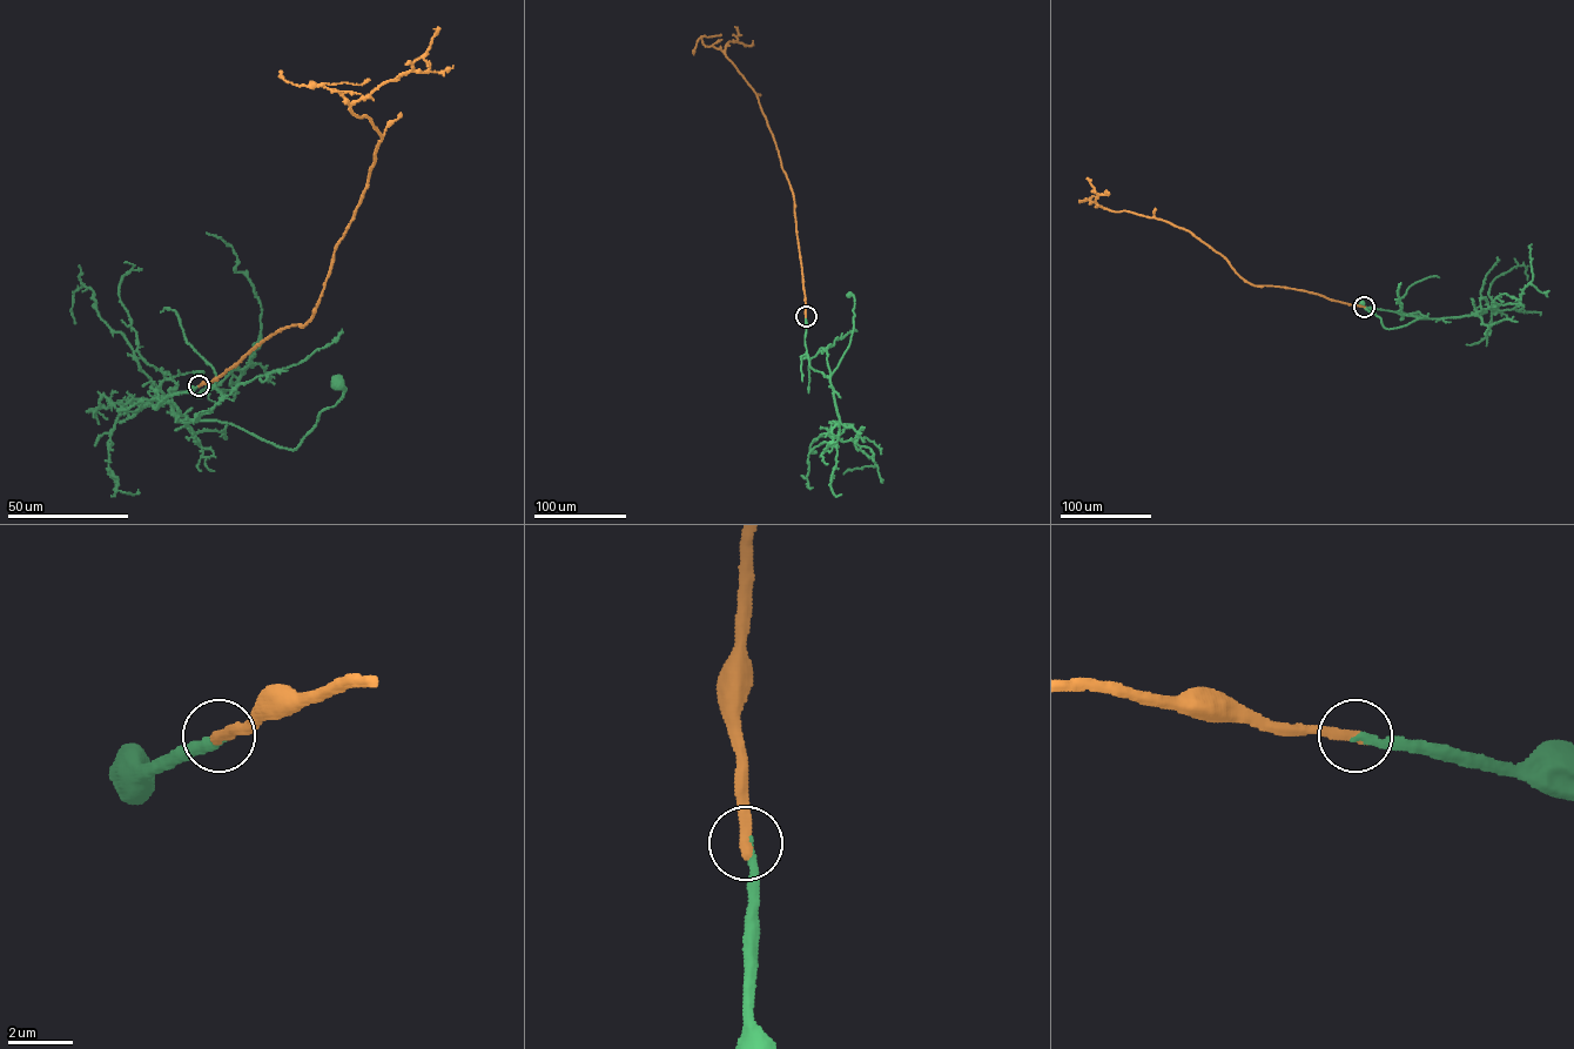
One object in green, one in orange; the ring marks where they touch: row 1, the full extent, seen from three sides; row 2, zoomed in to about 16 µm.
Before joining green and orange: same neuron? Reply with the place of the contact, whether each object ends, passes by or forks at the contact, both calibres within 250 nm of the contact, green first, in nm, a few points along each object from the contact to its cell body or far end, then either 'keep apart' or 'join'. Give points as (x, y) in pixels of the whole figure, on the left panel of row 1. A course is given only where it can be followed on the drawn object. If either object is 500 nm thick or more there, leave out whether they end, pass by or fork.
(199, 385) | green ends | orange ends | 220/360 nm | green via (199, 385), (153, 408), (170, 402), (192, 419), (228, 422), (294, 450), (320, 412), (342, 398), (336, 381) | orange via (199, 385), (314, 315), (383, 136), (338, 92), (310, 83), (369, 80) | join

